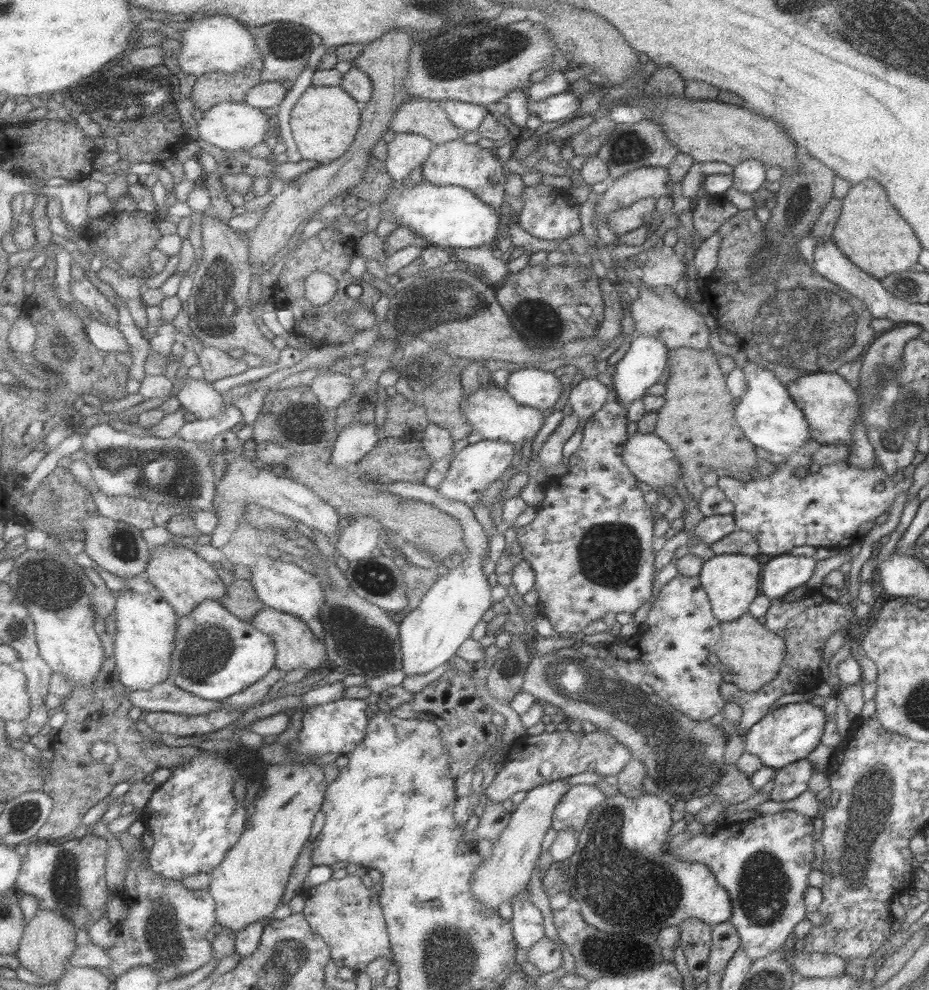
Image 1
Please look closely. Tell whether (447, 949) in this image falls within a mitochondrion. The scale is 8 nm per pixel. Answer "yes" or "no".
yes

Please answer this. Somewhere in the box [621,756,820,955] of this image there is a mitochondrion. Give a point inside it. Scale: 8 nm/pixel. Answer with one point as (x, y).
(764, 889)

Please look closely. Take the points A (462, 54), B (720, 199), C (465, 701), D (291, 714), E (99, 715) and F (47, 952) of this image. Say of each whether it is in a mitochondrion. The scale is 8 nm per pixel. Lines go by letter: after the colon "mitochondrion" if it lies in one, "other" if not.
A: mitochondrion
B: other
C: other
D: other
E: other
F: other

